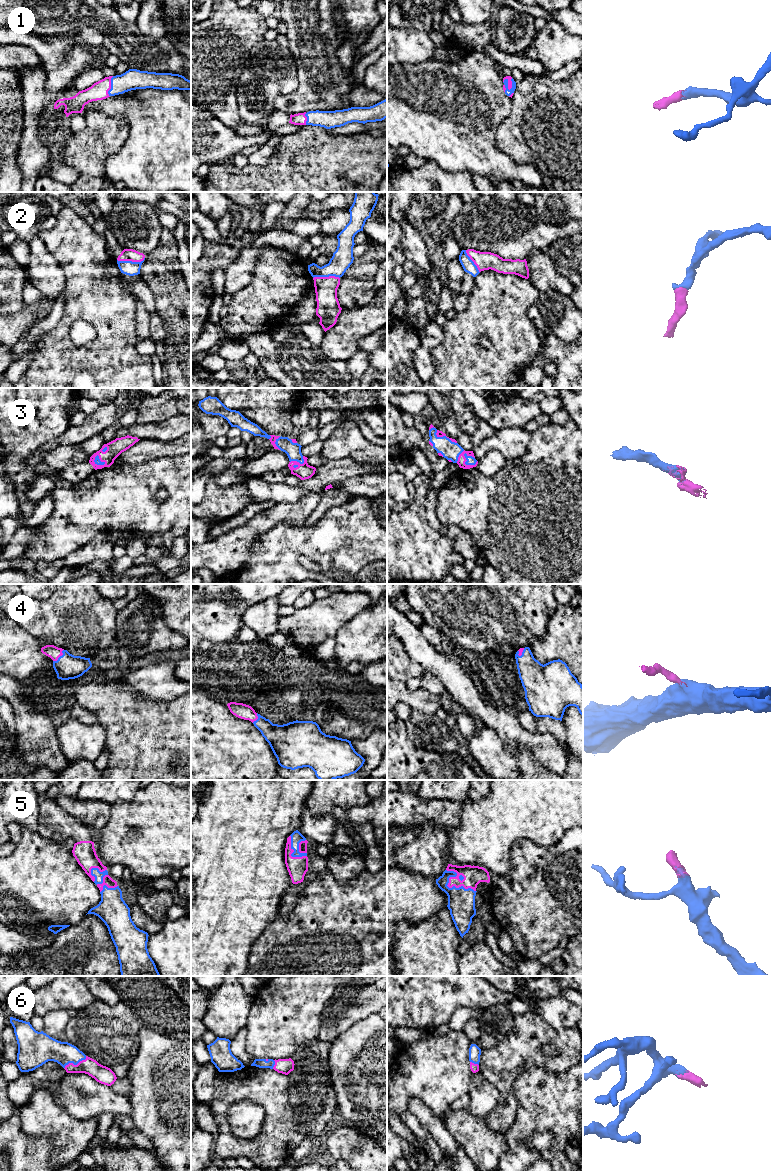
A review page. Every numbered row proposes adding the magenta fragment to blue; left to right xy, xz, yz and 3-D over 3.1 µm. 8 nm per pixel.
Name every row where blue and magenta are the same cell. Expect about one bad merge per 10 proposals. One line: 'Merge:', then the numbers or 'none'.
Merge: 1, 2, 3, 4, 5, 6

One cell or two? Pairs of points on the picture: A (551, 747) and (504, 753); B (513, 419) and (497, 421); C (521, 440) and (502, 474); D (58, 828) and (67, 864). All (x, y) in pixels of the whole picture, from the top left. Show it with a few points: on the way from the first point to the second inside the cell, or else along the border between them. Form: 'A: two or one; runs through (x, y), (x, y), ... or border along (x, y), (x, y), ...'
A: two; border along (497, 734), (514, 751)
B: one; runs through (509, 416), (501, 417)
C: two; border along (528, 444), (527, 450), (521, 456), (507, 460)
D: two; border along (38, 834), (54, 840), (71, 838), (75, 842)

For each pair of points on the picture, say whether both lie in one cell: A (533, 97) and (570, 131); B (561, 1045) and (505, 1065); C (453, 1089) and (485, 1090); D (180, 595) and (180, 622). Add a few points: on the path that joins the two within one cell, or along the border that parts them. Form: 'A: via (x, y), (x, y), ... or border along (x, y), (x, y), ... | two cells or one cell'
A: via (542, 106), (561, 125) | one cell
B: via (547, 1039), (530, 1040), (519, 1051) | one cell
C: border along (473, 1073), (468, 1092) | two cells
D: via (180, 602), (180, 615) | one cell

